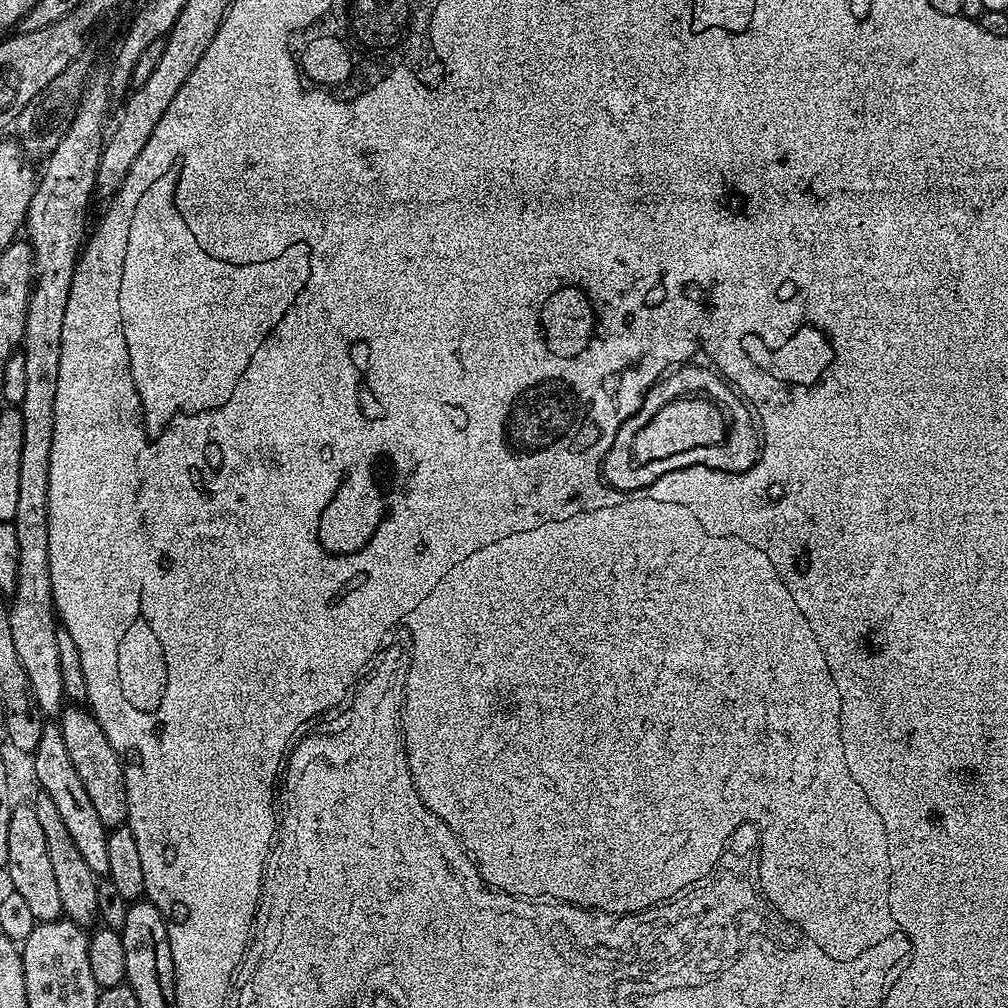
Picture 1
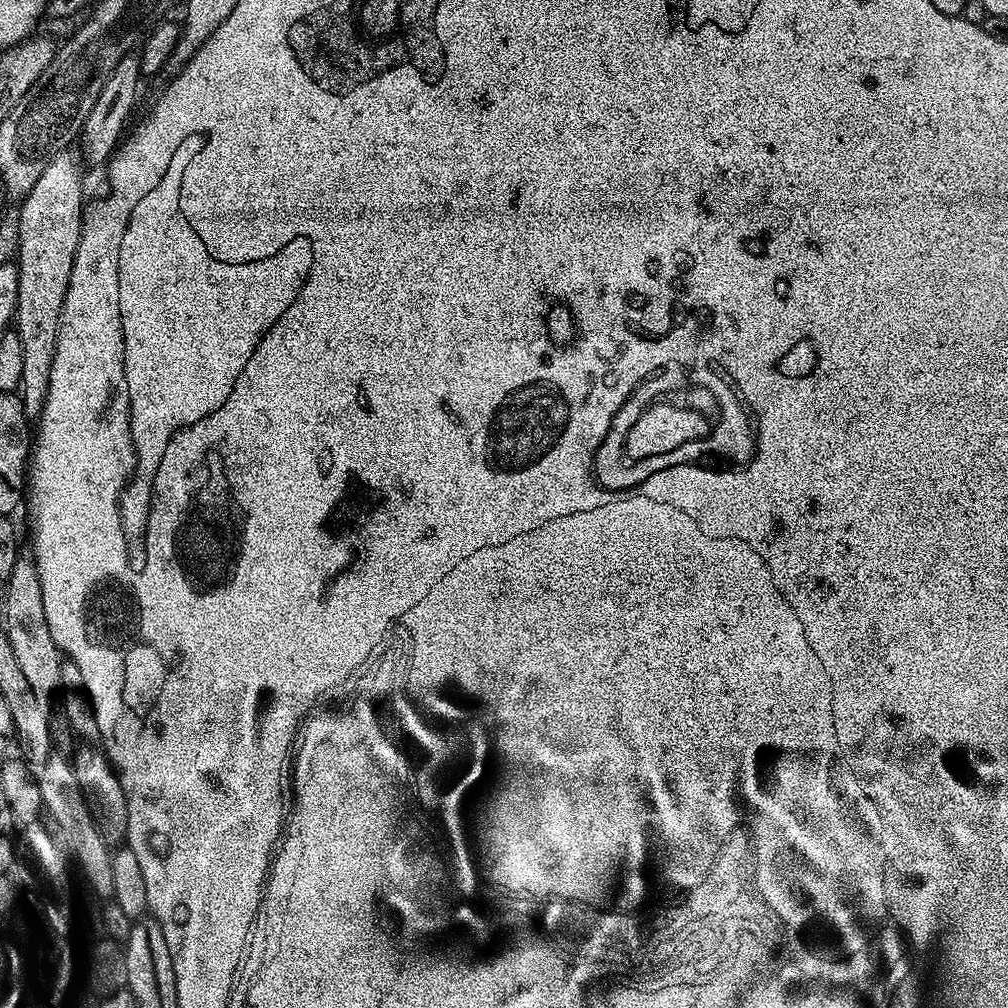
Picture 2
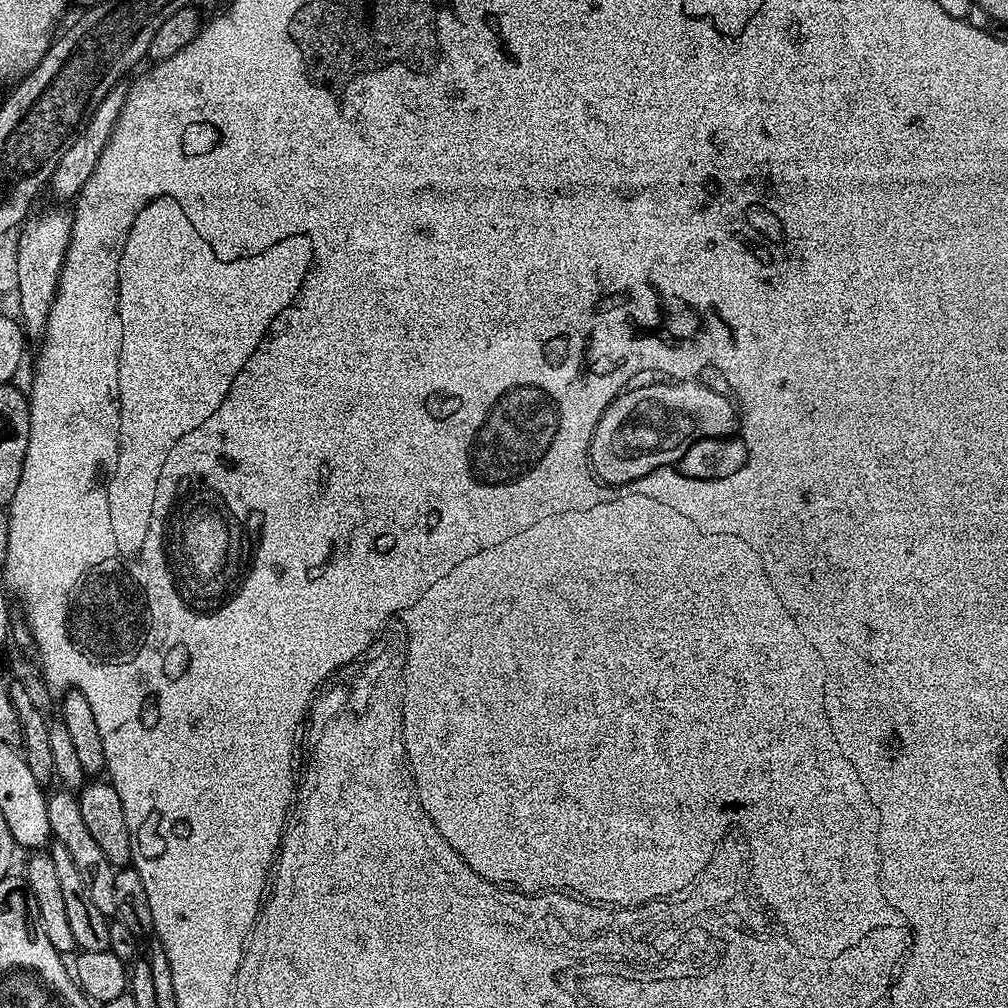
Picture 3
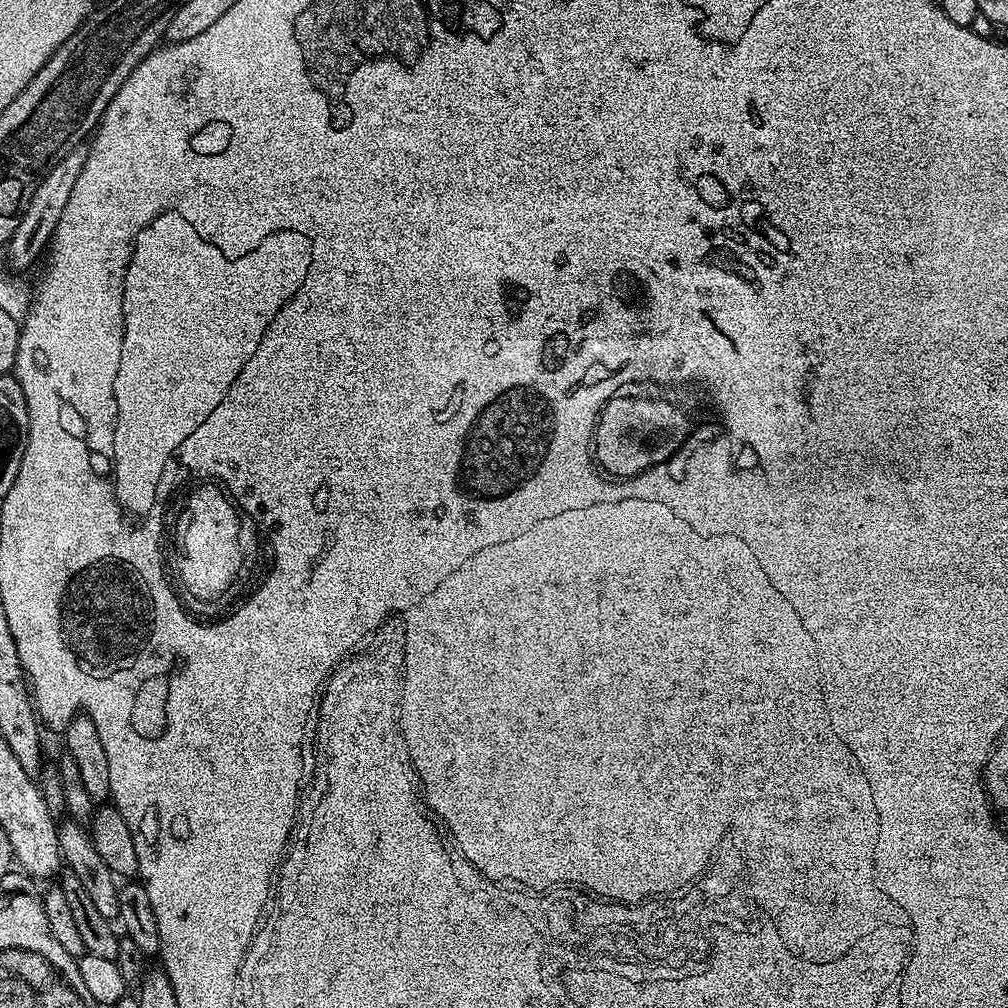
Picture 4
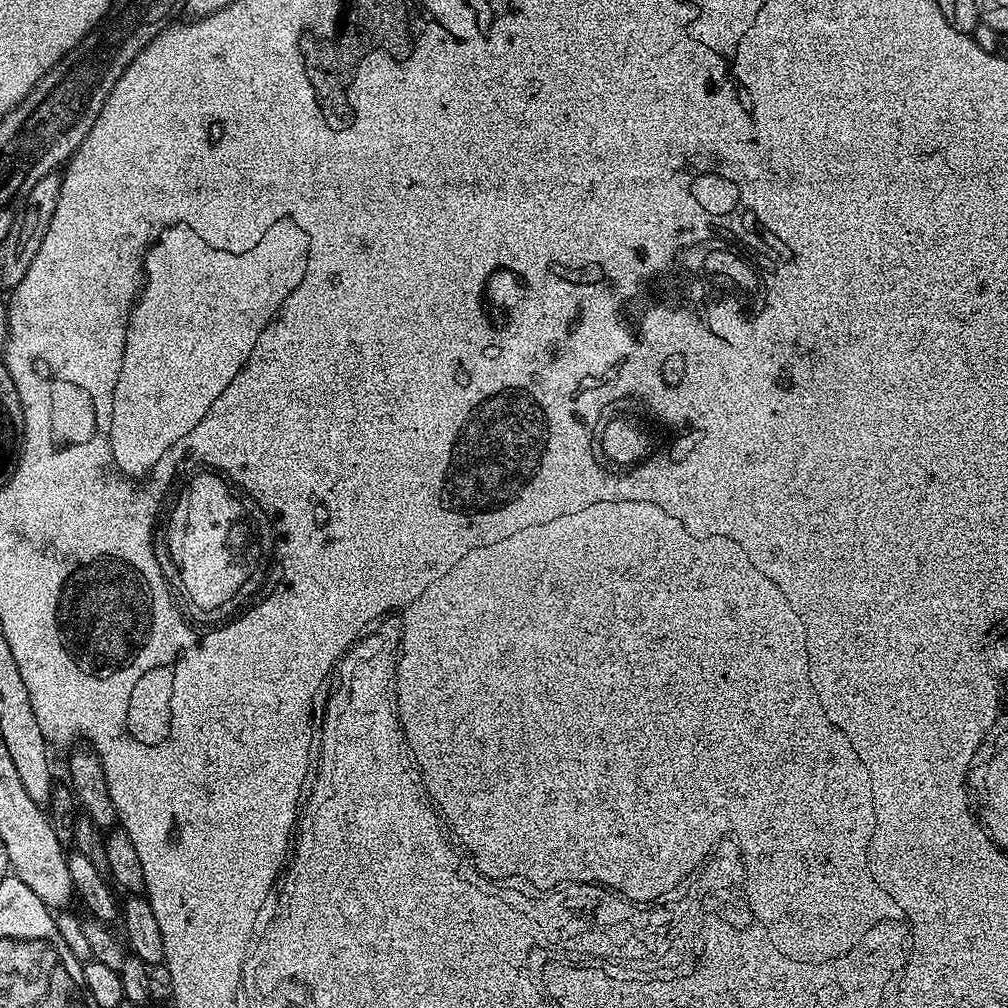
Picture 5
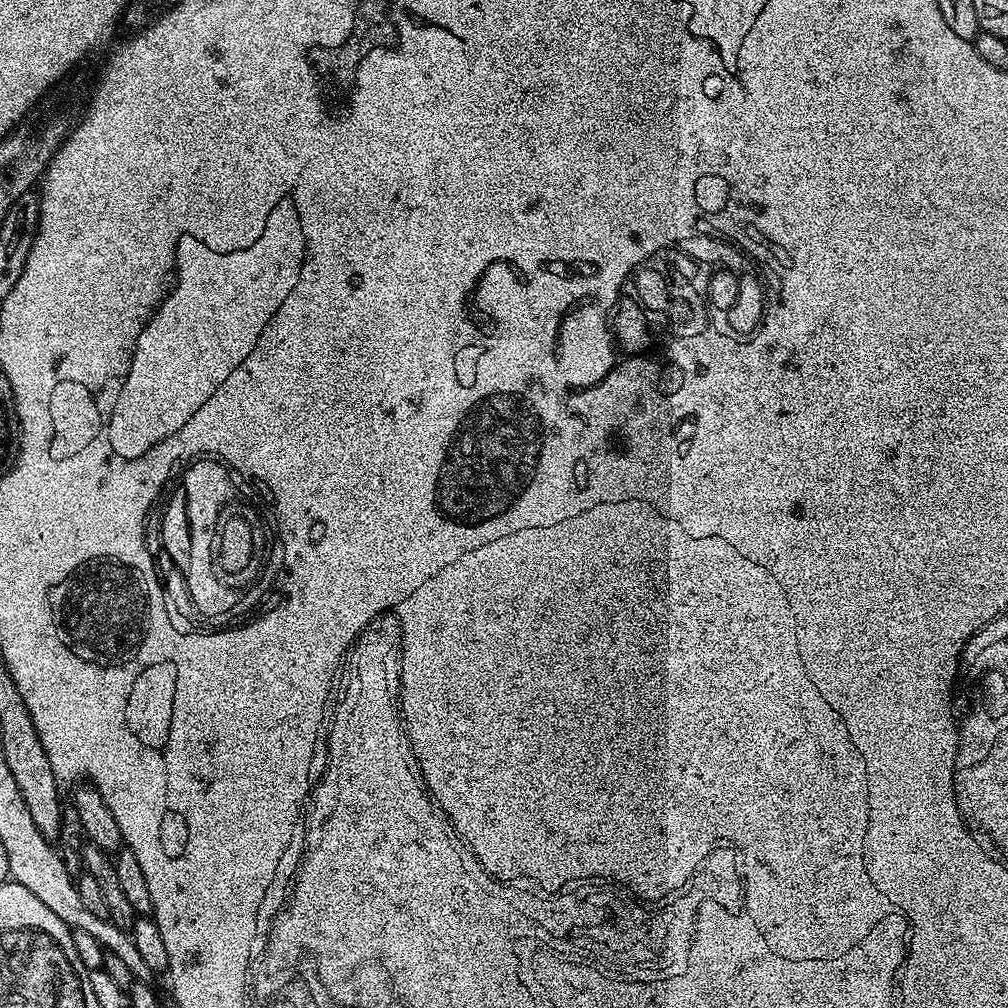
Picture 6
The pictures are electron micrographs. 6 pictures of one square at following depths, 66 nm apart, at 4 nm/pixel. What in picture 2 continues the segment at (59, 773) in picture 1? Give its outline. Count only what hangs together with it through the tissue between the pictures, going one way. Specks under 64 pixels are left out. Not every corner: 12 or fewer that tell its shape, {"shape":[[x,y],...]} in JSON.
{"shape":[[53,751],[35,773],[83,883],[114,890],[113,849],[98,834],[76,771]]}

